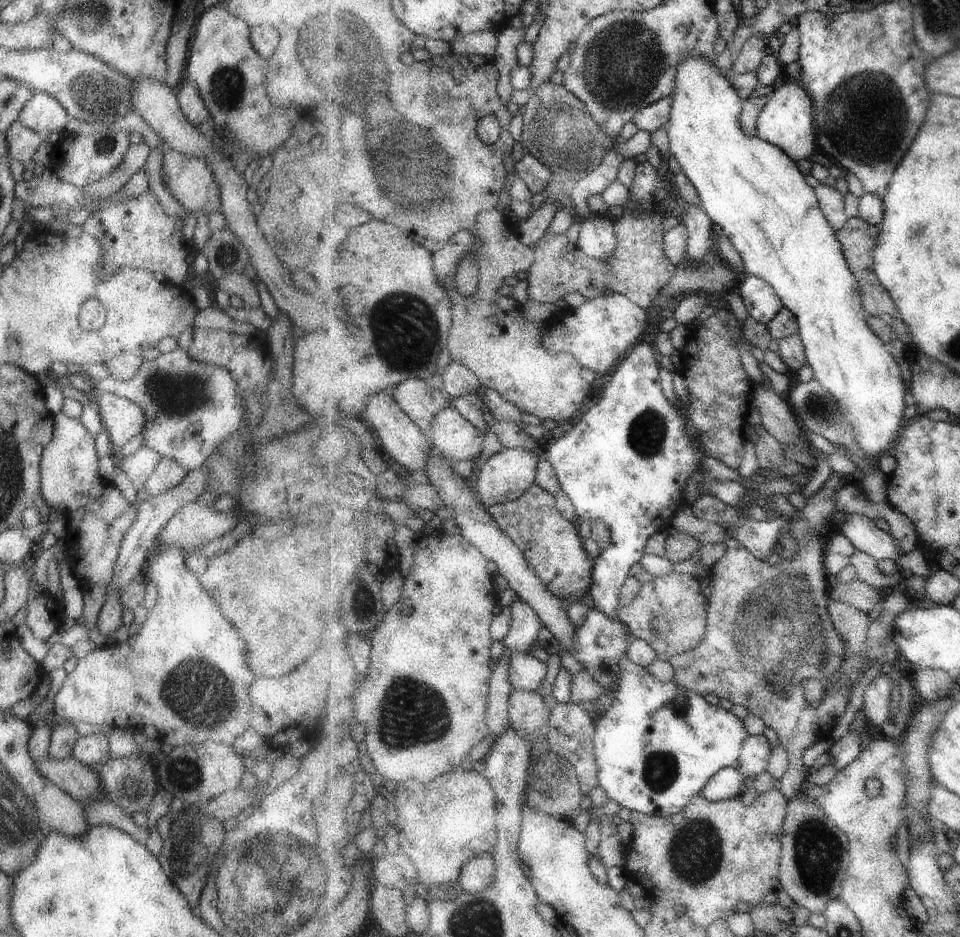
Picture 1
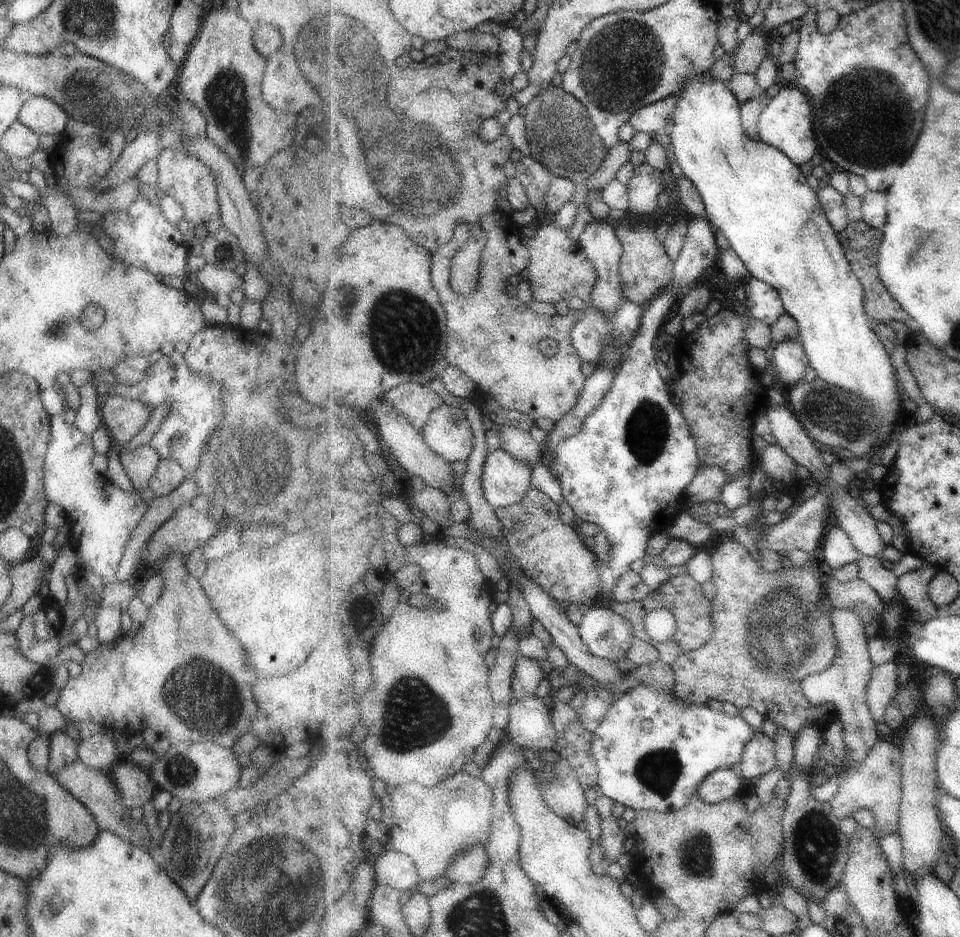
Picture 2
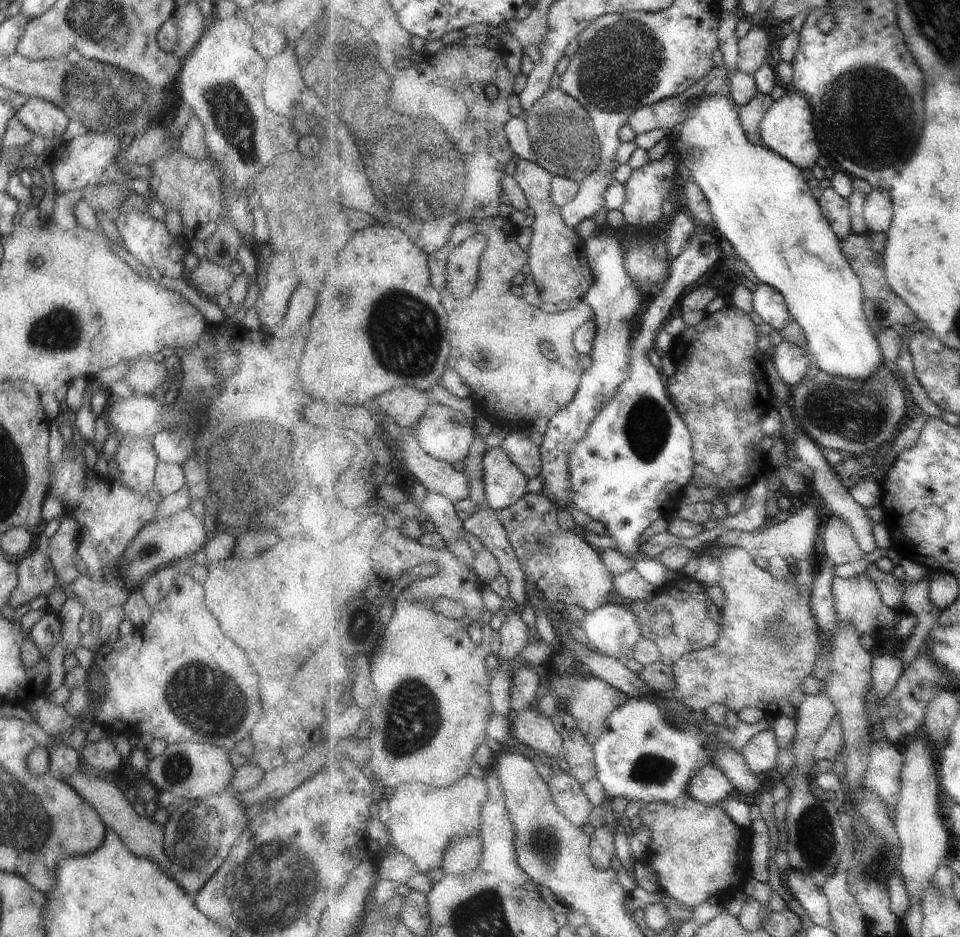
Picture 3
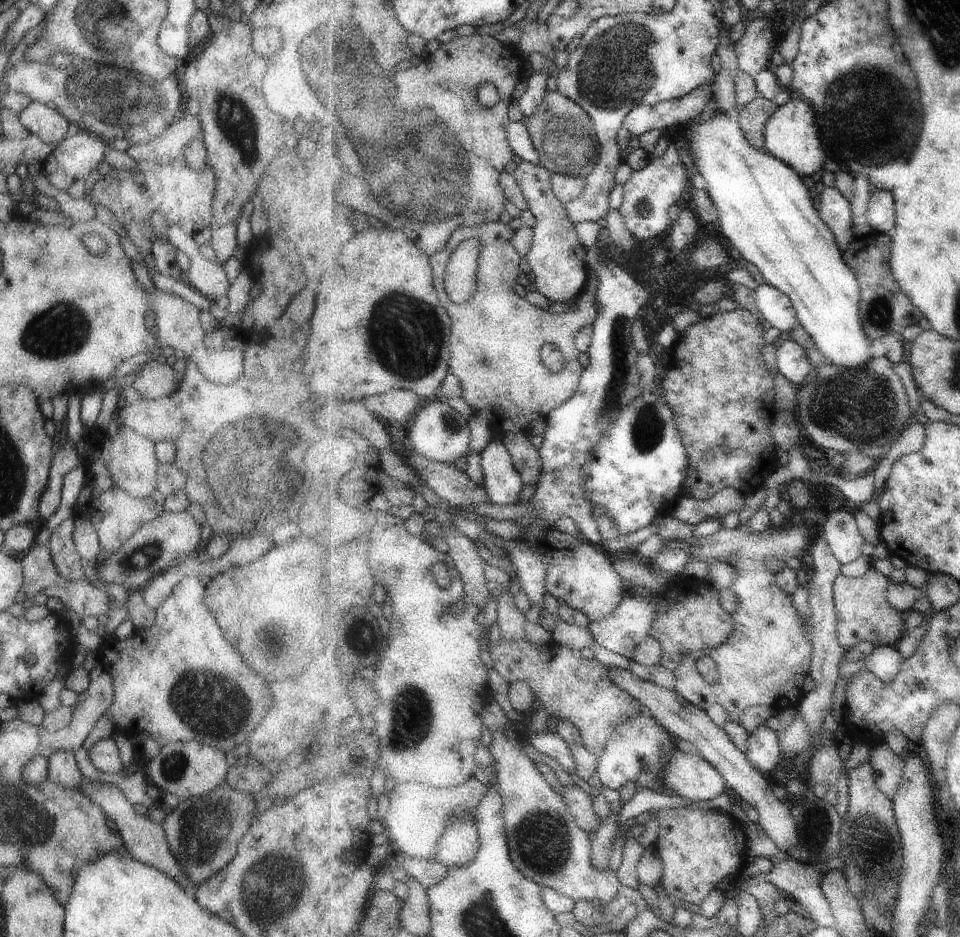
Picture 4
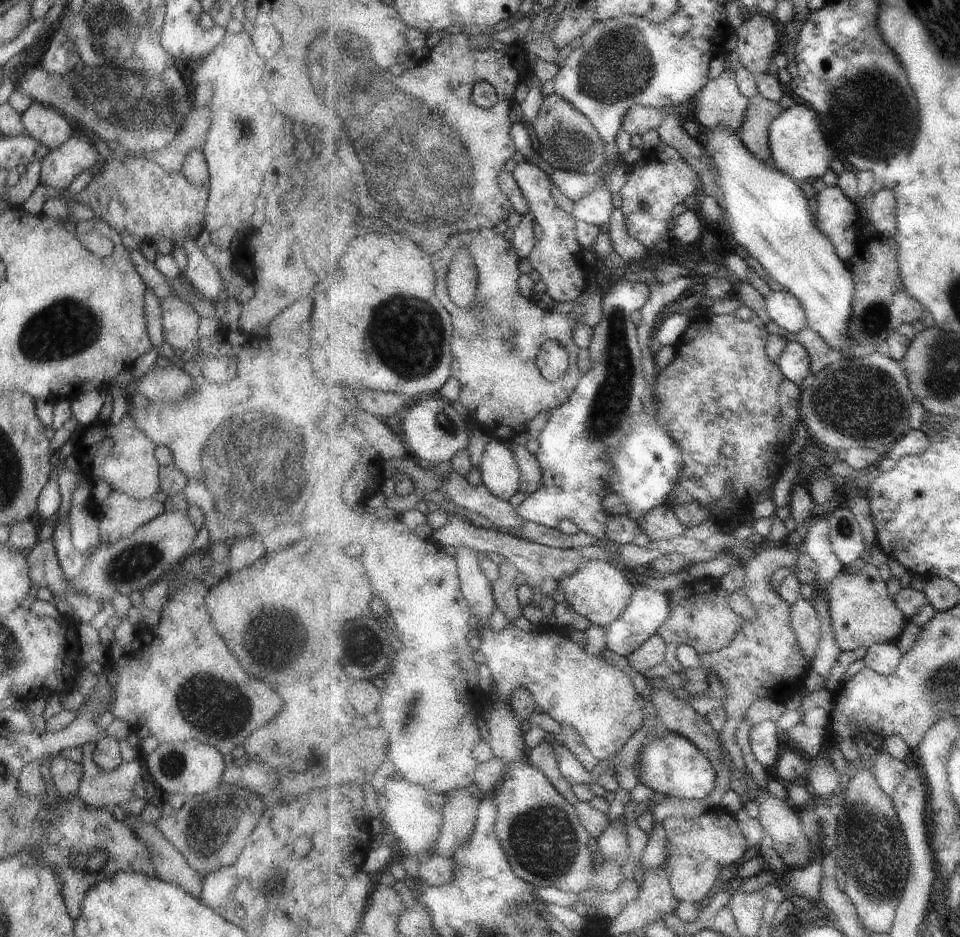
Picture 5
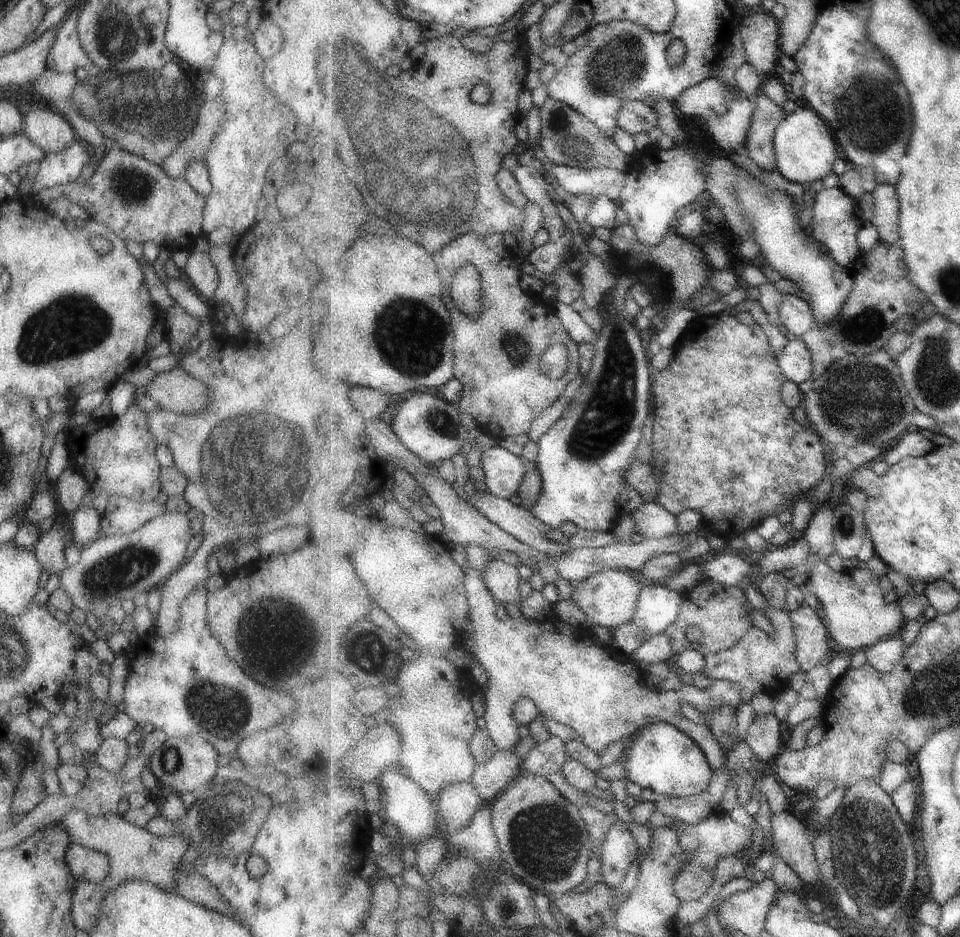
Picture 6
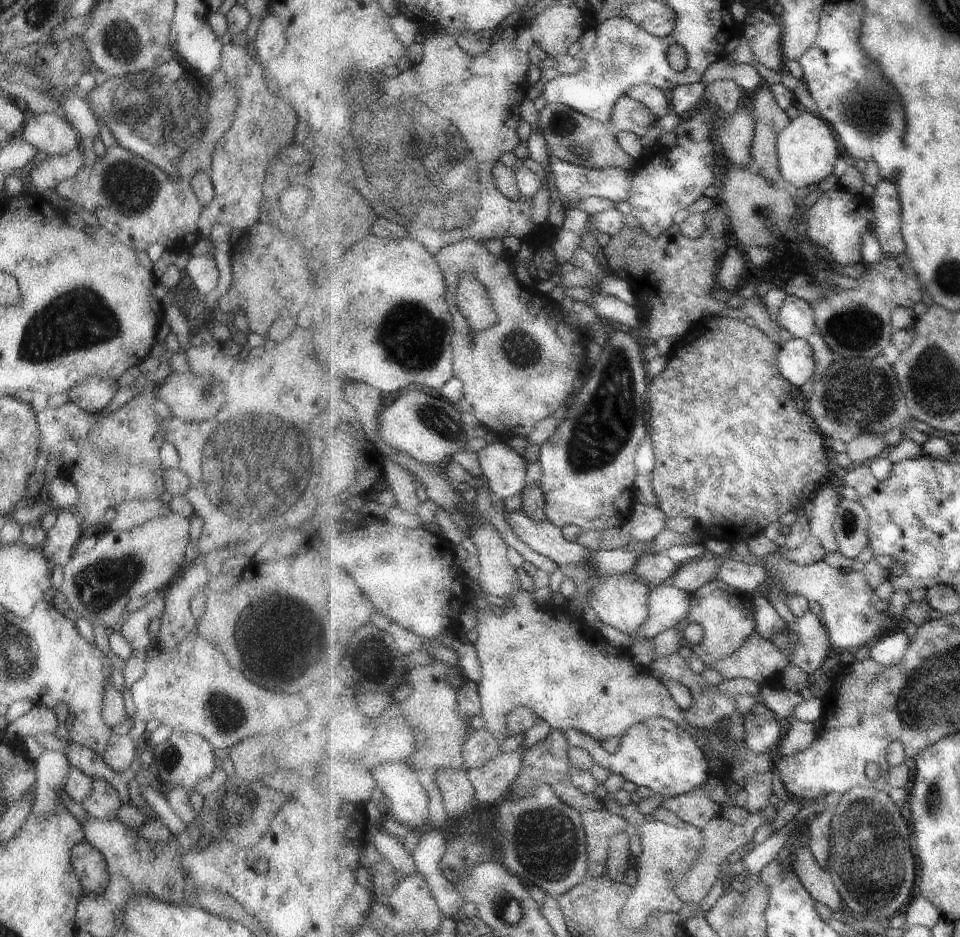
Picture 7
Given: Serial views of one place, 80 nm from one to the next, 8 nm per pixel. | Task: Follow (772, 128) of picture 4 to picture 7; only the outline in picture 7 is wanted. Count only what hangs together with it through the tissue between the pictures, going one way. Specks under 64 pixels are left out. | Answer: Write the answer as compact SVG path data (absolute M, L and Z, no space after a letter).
M800 109L799 116L791 120L791 124L780 133L777 142L782 182L801 190L811 184L823 182L827 176L833 174L835 164L838 164L841 154L839 144L834 130L825 120Z

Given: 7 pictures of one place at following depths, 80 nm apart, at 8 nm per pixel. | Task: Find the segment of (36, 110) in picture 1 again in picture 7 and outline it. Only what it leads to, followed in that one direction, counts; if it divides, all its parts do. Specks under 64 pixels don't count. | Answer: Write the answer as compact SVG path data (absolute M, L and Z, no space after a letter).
M53 112L26 113L27 120L18 134L38 152L44 155L63 155L80 146L77 143L79 137L61 116Z

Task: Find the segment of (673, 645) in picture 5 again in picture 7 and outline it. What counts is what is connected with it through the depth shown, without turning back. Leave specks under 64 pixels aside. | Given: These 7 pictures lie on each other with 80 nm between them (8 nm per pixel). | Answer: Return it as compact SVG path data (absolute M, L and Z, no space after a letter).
M716 579L705 584L705 586L692 595L691 613L686 620L677 624L676 629L679 630L679 634L683 638L682 629L685 625L693 624L694 622L702 627L704 637L698 645L689 645L687 640L683 638L681 646L689 647L705 664L709 665L711 662L715 662L715 660L723 660L723 658L727 658L733 652L737 652L737 650L743 648L747 640L756 632L757 624L755 621L753 598L741 590Z

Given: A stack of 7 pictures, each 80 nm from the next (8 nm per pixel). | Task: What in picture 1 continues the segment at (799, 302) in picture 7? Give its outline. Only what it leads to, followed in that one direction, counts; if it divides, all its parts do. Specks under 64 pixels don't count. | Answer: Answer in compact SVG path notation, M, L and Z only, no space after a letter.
M745 273L741 276L736 291L743 299L750 316L759 322L767 324L783 310L783 301L775 292L774 286L762 278Z

